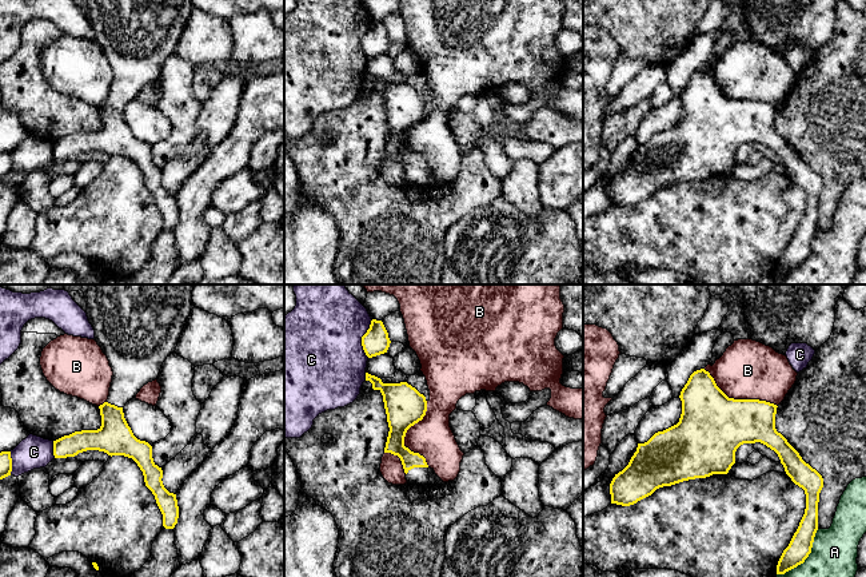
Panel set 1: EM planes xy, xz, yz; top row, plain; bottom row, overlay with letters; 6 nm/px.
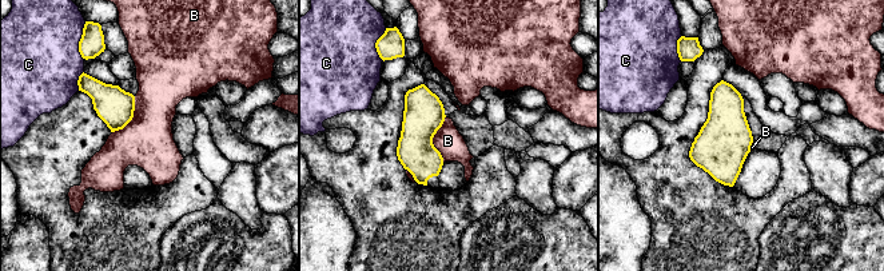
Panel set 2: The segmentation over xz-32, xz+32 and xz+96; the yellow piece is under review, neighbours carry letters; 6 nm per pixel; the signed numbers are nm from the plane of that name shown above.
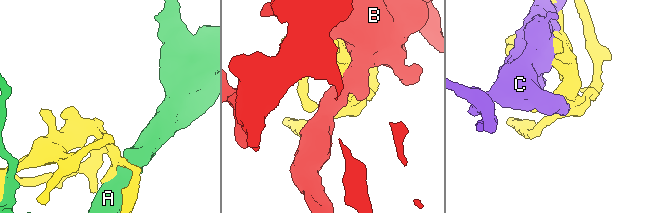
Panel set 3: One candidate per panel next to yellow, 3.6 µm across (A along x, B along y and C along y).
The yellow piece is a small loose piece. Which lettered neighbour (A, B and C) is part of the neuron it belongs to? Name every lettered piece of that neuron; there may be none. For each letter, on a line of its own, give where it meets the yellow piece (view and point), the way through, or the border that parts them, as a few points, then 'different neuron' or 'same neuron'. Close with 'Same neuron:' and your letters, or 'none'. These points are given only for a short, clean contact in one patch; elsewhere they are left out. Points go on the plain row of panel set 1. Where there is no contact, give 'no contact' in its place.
A: yz (806, 258) | different neuron
B: yz (738, 100) | different neuron
C: xz (362, 39) | different neuron
Same neuron: none

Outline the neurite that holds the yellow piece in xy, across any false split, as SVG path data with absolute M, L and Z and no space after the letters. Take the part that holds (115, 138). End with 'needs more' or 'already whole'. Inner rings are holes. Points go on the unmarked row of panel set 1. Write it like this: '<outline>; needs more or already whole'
M85 0L95 41L109 61L113 76L108 100L99 107L101 127L53 142L55 159L87 151L132 159L144 176L163 215L163 227L173 230L179 219L176 195L163 186L163 171L152 159L152 147L137 140L123 108L140 89L157 80L163 63L175 53L192 12L192 0Z; needs more

